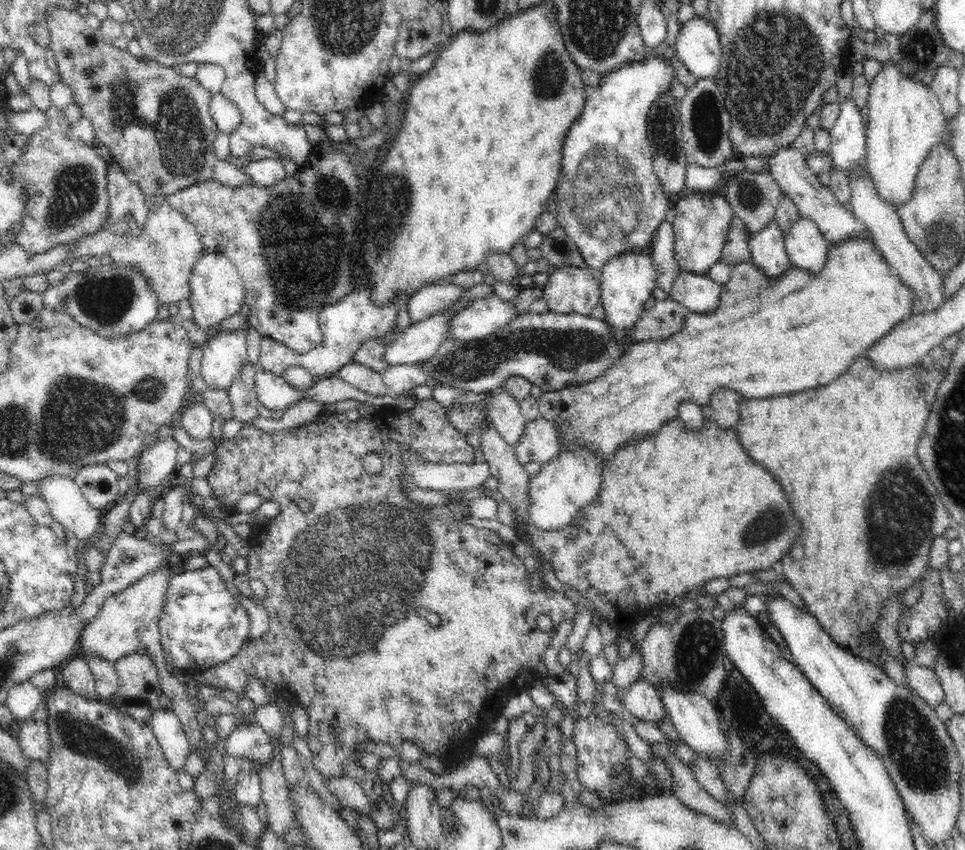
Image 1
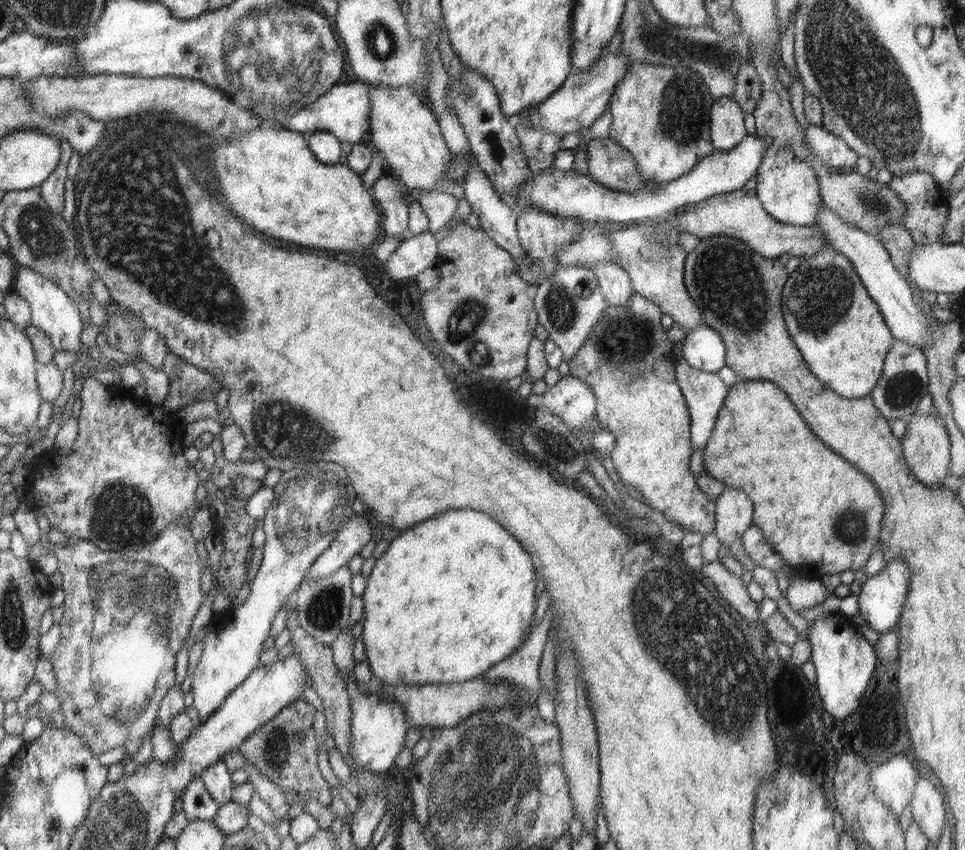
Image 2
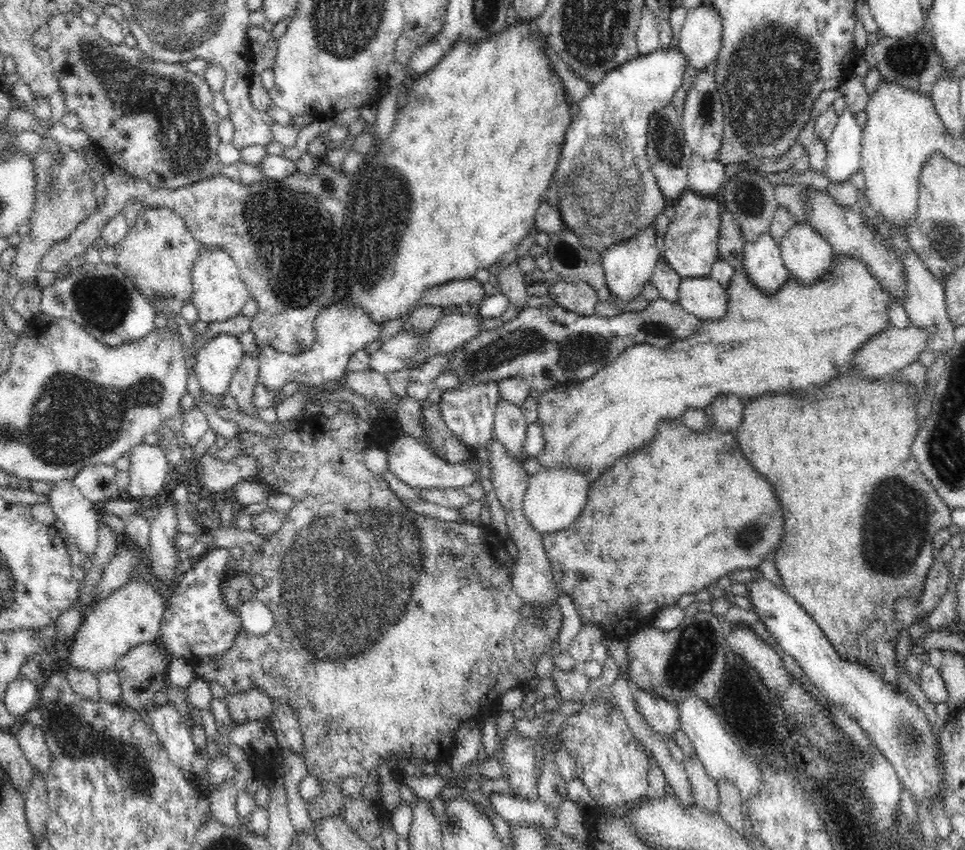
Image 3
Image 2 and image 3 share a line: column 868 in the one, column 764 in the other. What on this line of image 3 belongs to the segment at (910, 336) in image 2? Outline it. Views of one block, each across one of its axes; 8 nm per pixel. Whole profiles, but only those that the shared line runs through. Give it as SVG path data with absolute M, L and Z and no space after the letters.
M769 231L752 242L746 242L743 257L742 268L750 273L755 286L766 293L773 293L790 277L779 244L770 236Z

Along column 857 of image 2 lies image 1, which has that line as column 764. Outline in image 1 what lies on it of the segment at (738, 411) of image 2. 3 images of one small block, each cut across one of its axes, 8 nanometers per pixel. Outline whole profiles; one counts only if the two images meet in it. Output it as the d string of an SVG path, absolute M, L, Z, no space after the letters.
M674 418L666 421L660 430L651 435L640 437L636 441L620 448L608 461L603 472L603 482L600 482L600 492L591 503L580 509L573 519L563 527L551 529L542 532L535 526L528 525L523 528L523 532L519 534L519 538L532 546L533 549L539 551L544 562L547 564L547 570L552 570L555 576L566 586L578 590L580 594L593 606L594 615L604 618L606 622L611 624L616 630L627 630L633 628L638 617L650 612L653 608L660 605L673 604L675 597L686 594L700 584L704 584L715 578L727 578L735 574L742 574L748 571L768 570L772 564L776 564L784 554L788 554L792 549L792 544L796 542L796 538L800 535L800 520L796 518L796 514L790 508L788 496L784 492L784 486L780 482L776 482L774 474L770 474L768 470L764 470L764 466L756 464L746 449L740 444L735 429L720 428L711 418L705 419L704 424L694 430L688 428L680 419Z

